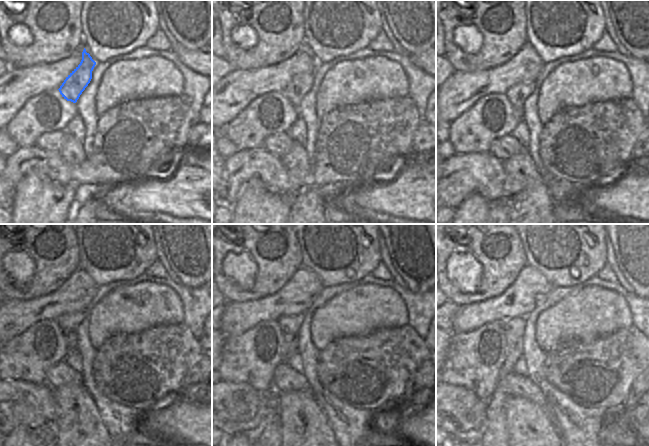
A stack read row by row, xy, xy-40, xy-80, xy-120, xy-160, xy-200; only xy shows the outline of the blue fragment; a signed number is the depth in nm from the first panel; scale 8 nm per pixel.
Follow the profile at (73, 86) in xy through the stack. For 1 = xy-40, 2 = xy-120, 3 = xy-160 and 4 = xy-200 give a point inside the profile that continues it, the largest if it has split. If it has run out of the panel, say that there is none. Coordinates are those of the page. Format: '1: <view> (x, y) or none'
1: xy-40 (299, 86)
2: xy-120 (68, 323)
3: xy-160 (290, 325)
4: xy-200 (514, 328)

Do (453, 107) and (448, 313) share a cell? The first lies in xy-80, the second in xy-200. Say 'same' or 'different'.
different

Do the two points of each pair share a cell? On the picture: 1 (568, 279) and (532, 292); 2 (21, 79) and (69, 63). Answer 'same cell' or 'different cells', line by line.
1: different cells
2: same cell

